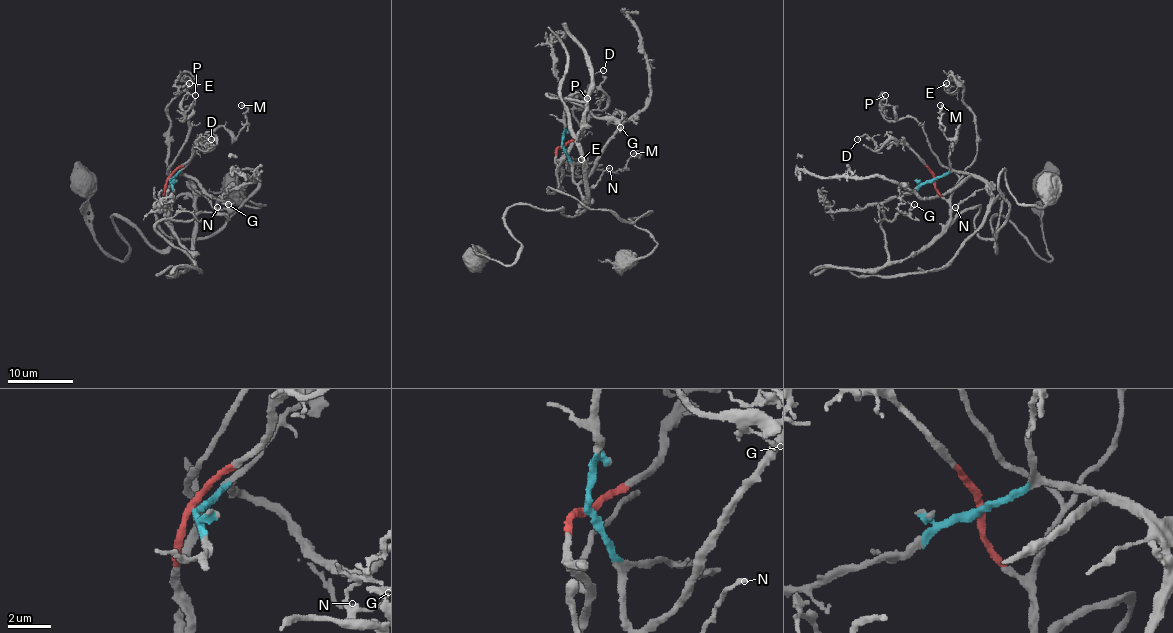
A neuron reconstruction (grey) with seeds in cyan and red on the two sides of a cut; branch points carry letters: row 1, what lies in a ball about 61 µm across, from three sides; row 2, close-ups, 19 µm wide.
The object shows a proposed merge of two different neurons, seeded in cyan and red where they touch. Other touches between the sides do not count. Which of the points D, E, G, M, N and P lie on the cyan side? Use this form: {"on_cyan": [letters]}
{"on_cyan": ["M", "N"]}

